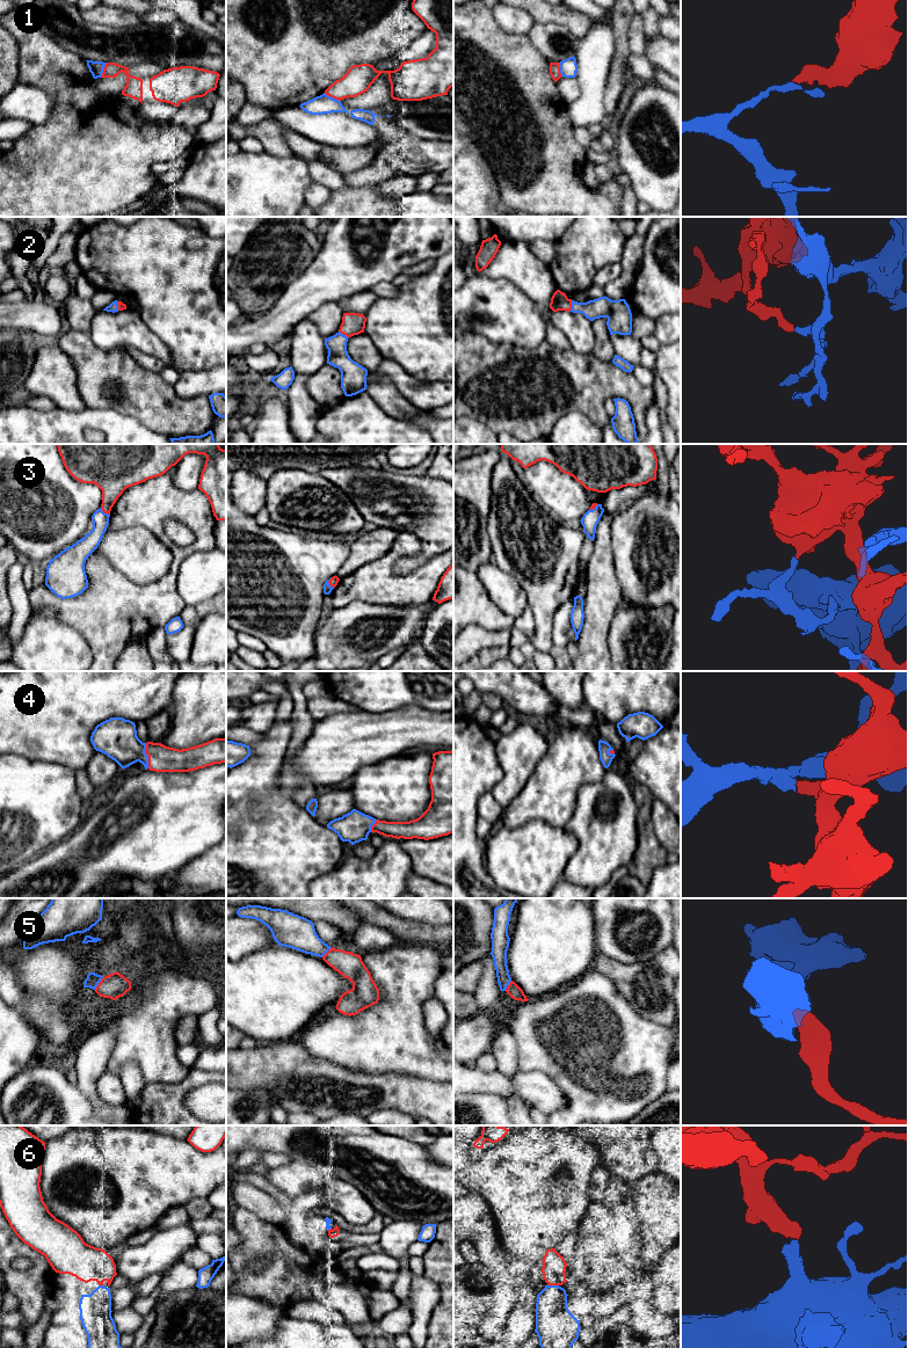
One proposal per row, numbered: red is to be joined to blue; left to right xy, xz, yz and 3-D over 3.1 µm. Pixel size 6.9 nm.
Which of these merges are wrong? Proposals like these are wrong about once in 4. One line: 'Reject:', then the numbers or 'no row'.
Reject: 1

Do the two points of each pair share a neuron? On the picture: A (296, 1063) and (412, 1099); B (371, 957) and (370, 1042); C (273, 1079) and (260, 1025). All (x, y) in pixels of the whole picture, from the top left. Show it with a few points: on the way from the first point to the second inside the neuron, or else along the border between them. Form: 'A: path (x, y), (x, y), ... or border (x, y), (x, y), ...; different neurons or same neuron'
A: path (325, 1075), (356, 1084), (375, 1084), (383, 1088); same neuron
B: path (387, 978), (387, 1021); same neuron
C: border (291, 1039), (260, 1044); different neurons

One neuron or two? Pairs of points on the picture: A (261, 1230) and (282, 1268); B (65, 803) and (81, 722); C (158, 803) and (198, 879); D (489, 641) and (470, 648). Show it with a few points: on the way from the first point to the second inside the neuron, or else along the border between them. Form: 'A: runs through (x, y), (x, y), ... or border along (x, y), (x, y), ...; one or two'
A: runs through (269, 1239), (281, 1251), (282, 1259); one
B: border along (46, 760), (59, 763), (75, 771); two
C: border along (212, 846), (189, 860), (173, 874); two
D: runs through (485, 641), (477, 641), (474, 643); one

